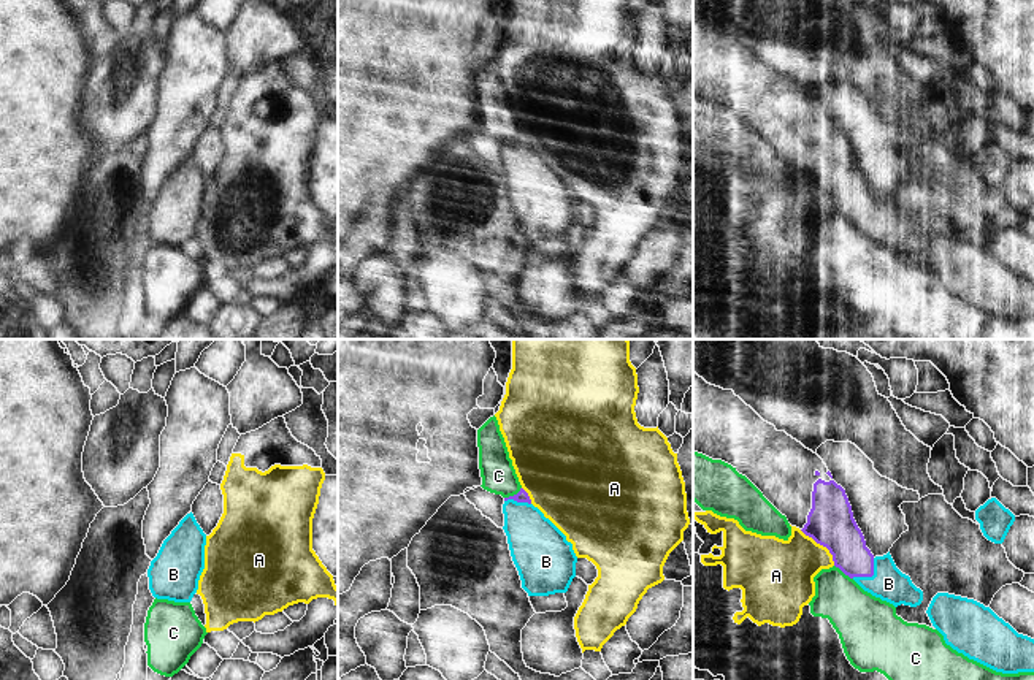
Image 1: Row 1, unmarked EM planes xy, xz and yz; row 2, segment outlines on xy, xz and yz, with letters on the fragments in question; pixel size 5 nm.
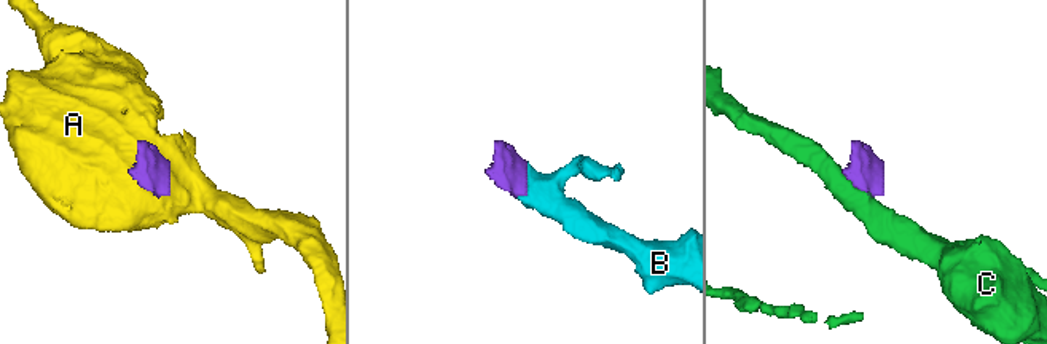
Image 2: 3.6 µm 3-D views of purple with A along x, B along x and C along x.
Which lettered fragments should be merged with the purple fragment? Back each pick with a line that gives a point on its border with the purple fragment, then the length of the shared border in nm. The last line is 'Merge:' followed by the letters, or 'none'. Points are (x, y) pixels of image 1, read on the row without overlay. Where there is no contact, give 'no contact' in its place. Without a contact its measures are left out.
B: contact yz (869, 221); length 160 nm
Merge: B

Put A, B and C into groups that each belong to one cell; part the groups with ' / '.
A / B / C

